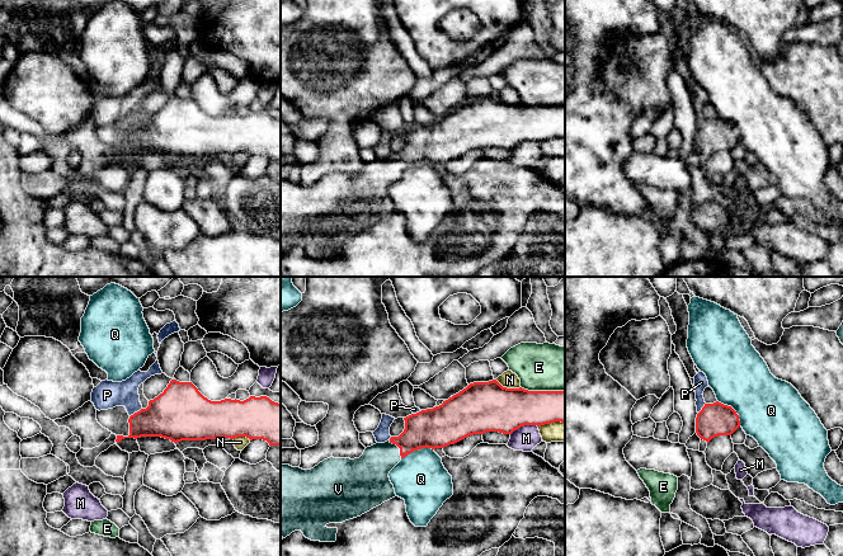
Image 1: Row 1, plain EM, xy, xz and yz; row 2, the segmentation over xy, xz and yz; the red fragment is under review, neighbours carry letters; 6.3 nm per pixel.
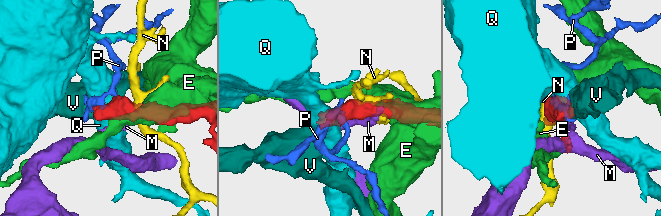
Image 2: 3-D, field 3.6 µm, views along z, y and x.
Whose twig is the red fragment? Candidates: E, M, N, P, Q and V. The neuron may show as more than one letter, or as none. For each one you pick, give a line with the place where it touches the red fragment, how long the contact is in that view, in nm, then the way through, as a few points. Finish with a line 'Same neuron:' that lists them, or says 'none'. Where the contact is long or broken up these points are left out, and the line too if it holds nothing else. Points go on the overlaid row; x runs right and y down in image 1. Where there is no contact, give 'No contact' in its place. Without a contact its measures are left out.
V: Touches red at xz (399, 447). Shared border 140 nm. Path across: xz (433, 428), (423, 429), (399, 447), (370, 472)
Same neuron: V

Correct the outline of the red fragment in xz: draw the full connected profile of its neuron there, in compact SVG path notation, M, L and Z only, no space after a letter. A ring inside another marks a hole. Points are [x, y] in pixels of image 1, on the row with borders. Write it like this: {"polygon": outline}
{"polygon": "M496 380L474 382L442 405L411 414L399 437L367 447L359 458L324 460L311 470L281 465L281 534L283 538L301 531L311 541L335 542L338 528L329 523L343 523L361 517L396 496L390 471L408 454L422 448L443 448L463 438L486 432L512 434L524 425L565 423L565 391L528 391L507 388Z"}

